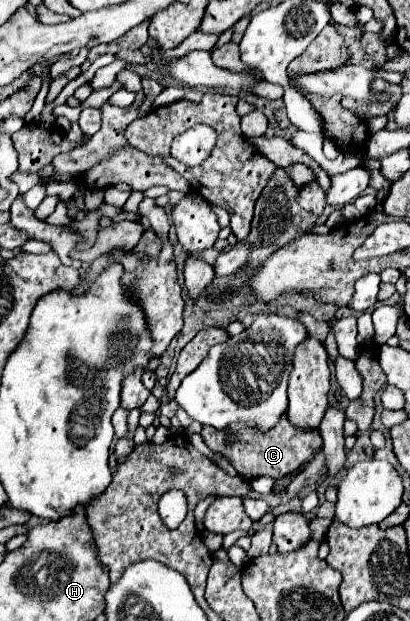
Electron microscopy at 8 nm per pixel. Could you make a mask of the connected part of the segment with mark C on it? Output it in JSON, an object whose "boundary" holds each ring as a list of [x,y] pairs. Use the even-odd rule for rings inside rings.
{"boundary":[[[286,416],[278,422],[276,428],[272,428],[266,434],[258,434],[256,430],[250,430],[240,424],[234,424],[228,430],[216,430],[212,426],[204,426],[200,434],[212,452],[218,452],[224,458],[228,458],[234,470],[248,480],[258,476],[270,476],[270,478],[288,476],[290,472],[300,470],[322,448],[322,436],[318,430],[298,430],[288,422]]]}

